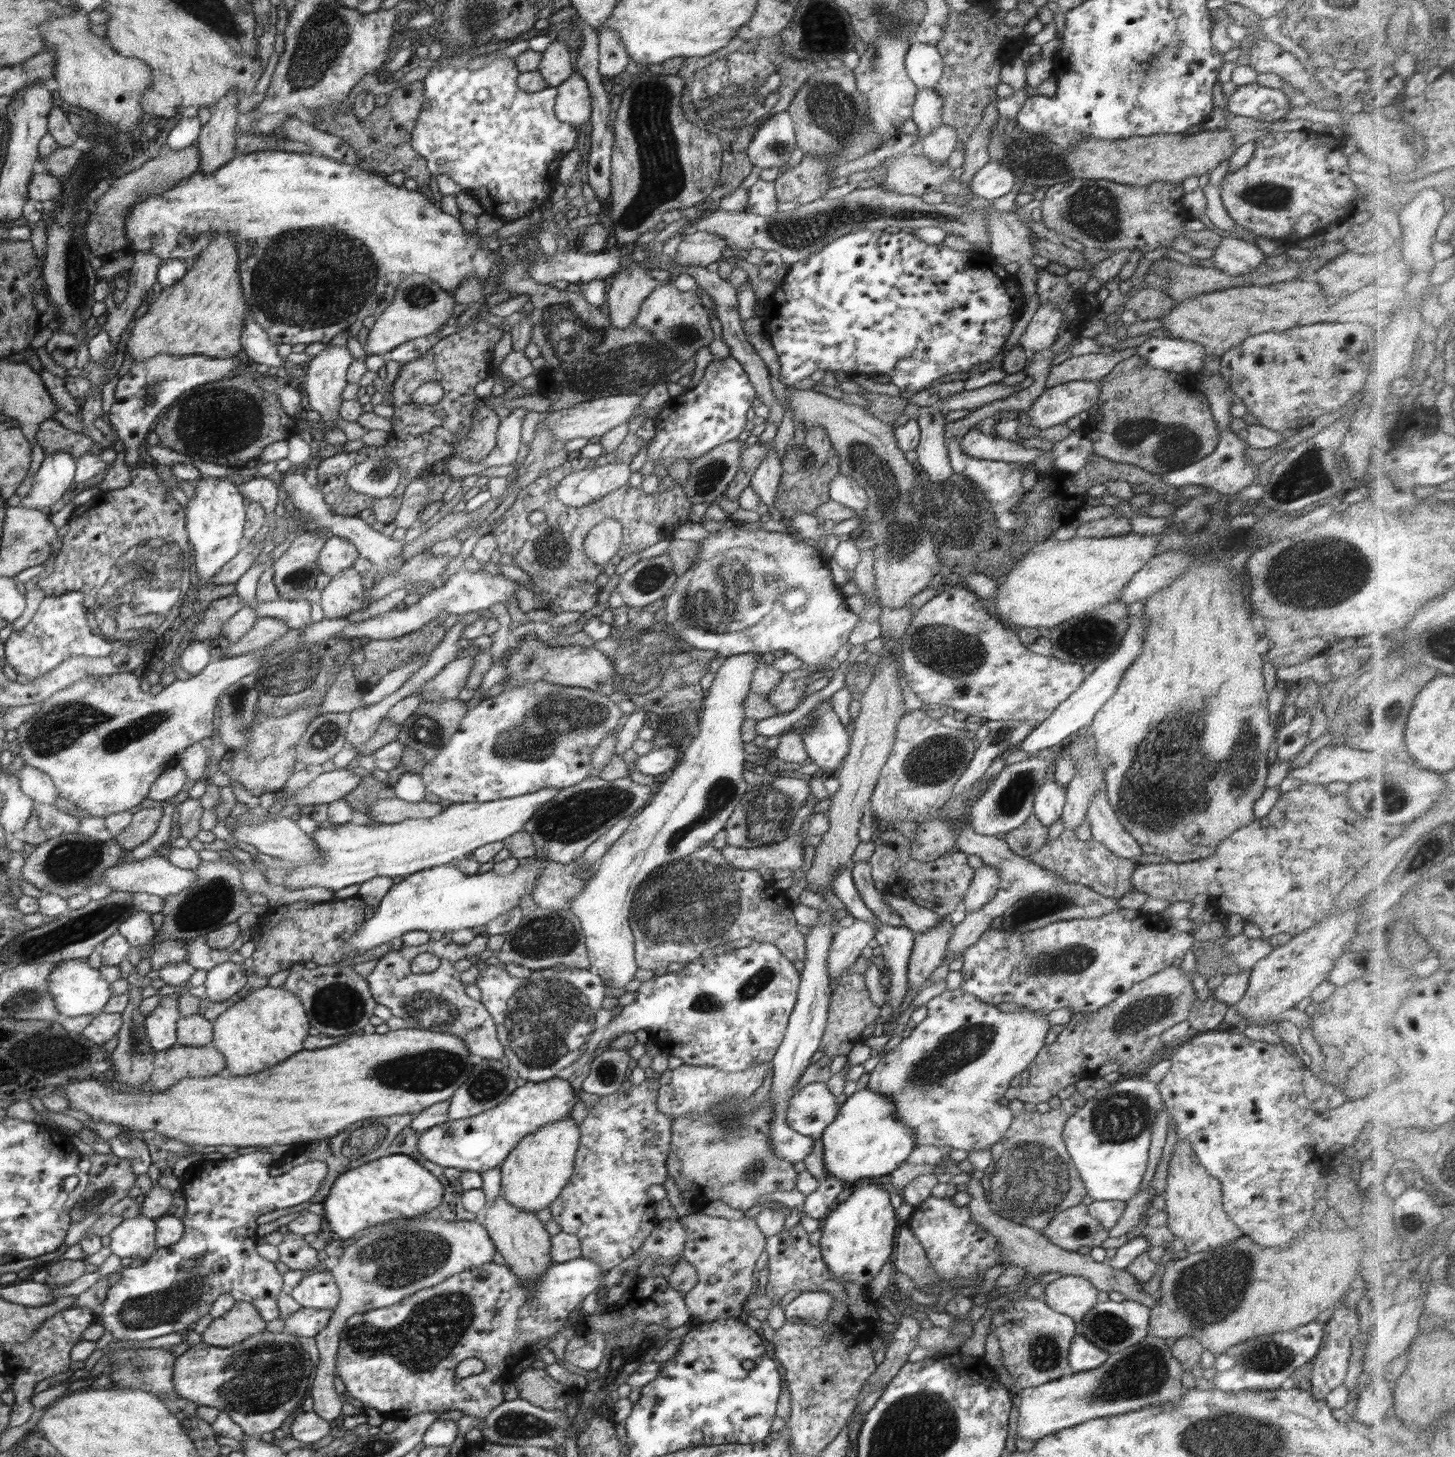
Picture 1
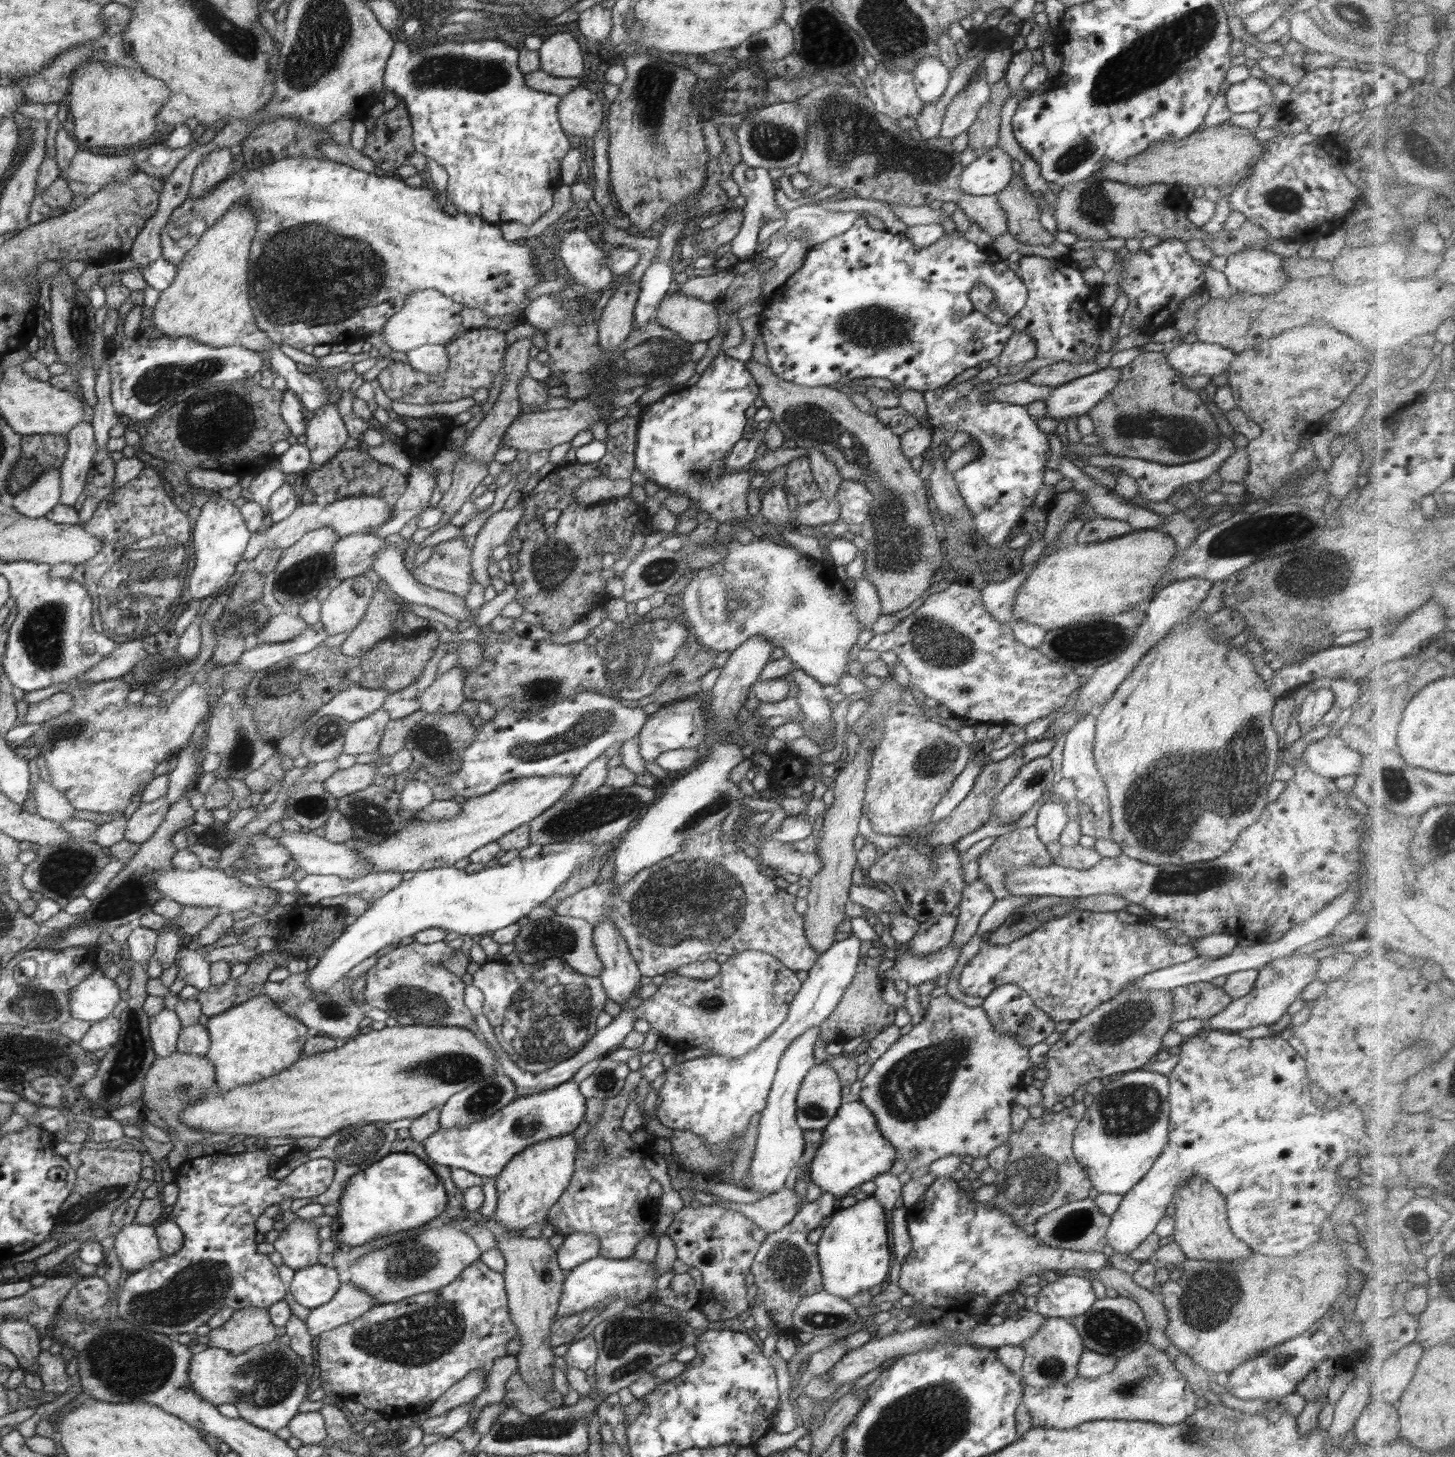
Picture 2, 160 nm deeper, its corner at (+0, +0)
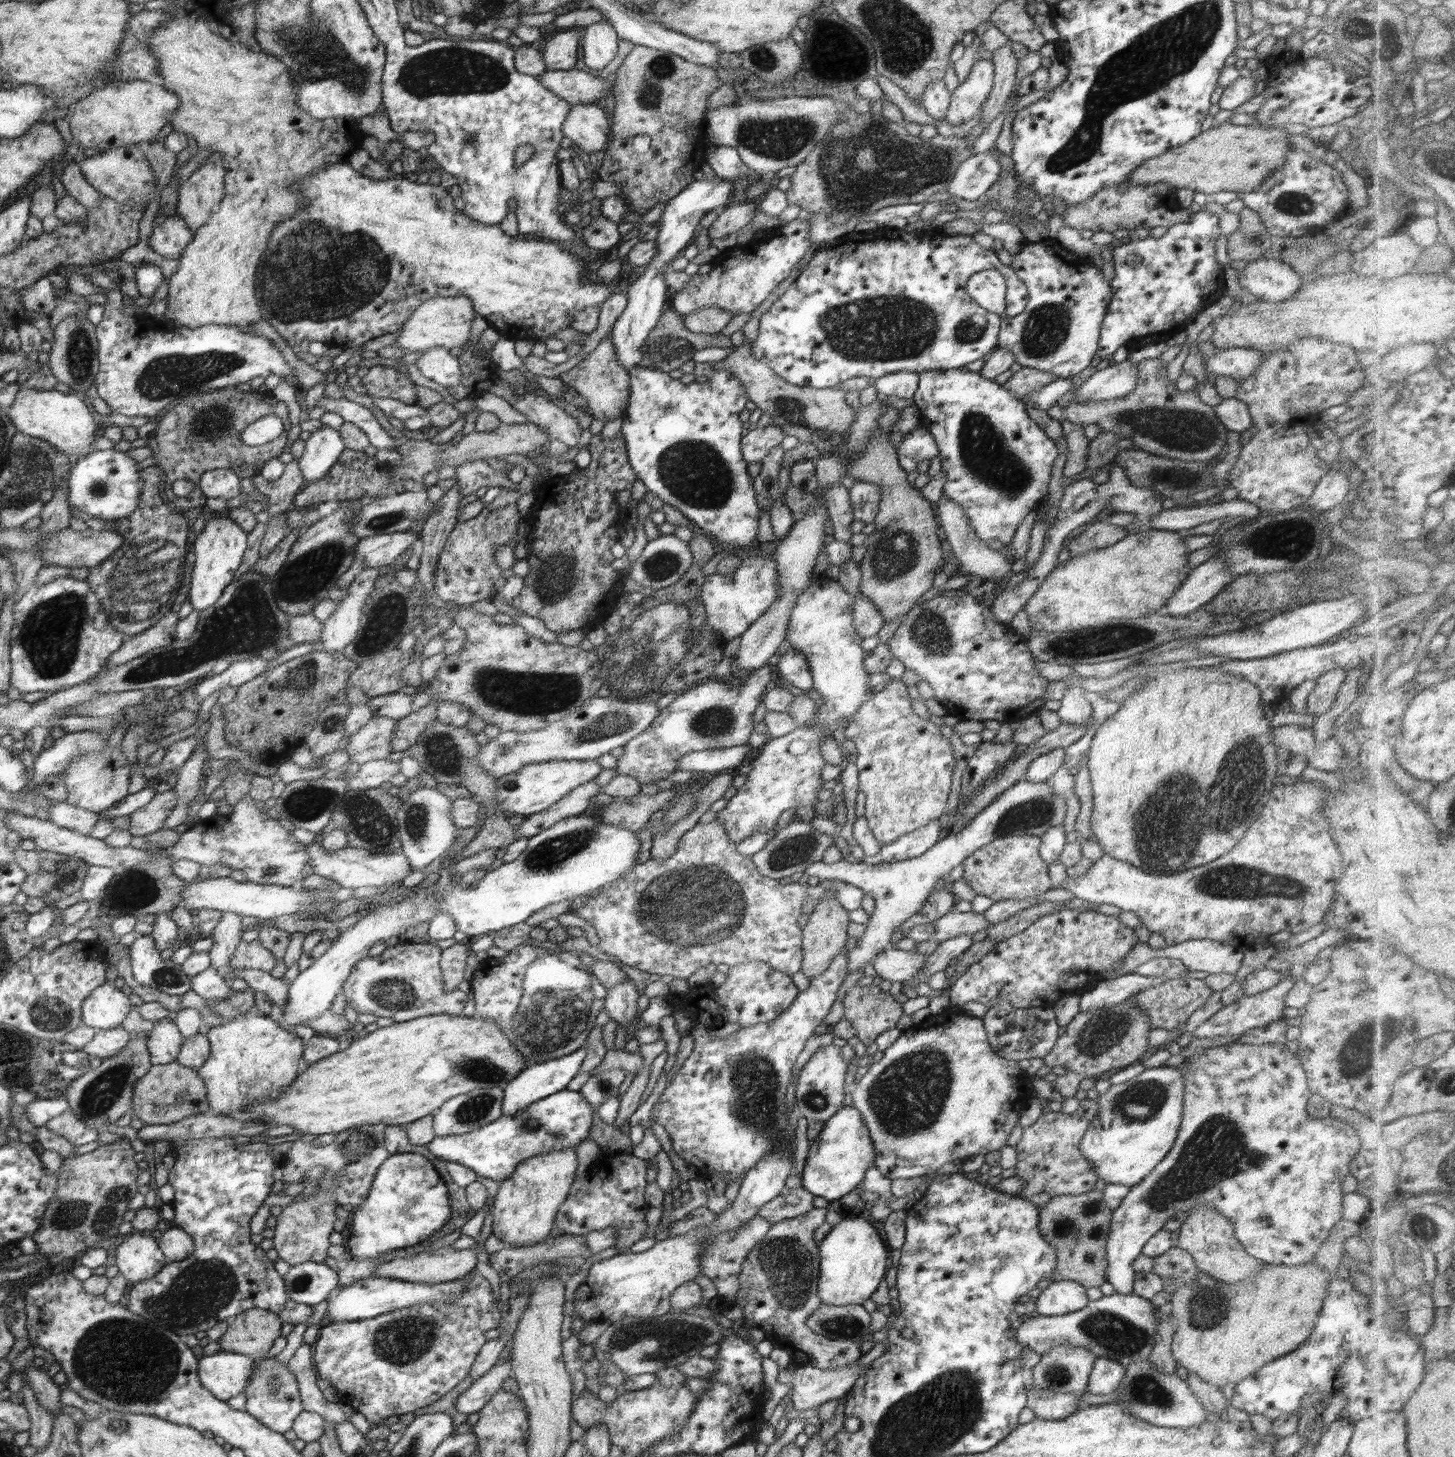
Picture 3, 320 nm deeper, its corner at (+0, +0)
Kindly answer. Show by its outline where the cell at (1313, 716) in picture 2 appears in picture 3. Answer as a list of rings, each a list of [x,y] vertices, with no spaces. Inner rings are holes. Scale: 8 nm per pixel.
[[[1342,669],[1329,670],[1326,674],[1319,676],[1315,680],[1314,689],[1307,696],[1307,712],[1317,717],[1330,710],[1337,700],[1342,683],[1350,677],[1348,672]]]

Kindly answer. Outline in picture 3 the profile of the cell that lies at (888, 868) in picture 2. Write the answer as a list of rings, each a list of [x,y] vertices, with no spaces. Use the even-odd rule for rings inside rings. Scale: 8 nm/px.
[[[933,890],[926,899],[925,905],[921,908],[921,912],[906,920],[901,926],[903,935],[906,936],[906,933],[914,926],[934,923],[938,918],[942,918],[942,916],[953,910],[953,906],[957,901],[958,898],[951,890]]]

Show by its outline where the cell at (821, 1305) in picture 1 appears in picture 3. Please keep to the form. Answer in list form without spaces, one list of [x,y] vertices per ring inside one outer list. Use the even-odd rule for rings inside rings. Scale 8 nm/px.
[[[822,1303],[807,1320],[807,1325],[826,1338],[863,1342],[871,1338],[871,1313],[861,1304],[832,1306]]]

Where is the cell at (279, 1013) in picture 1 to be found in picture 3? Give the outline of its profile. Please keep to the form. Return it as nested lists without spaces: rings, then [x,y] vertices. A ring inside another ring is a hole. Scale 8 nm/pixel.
[[[256,1008],[232,1021],[224,1020],[222,1025],[211,1028],[206,1036],[211,1053],[197,1071],[209,1090],[213,1114],[245,1119],[245,1108],[249,1104],[278,1097],[298,1076],[296,1070],[302,1050],[305,1050],[304,1041]]]

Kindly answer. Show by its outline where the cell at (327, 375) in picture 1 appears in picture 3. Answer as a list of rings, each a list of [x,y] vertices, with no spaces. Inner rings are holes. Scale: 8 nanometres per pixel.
[[[322,425],[305,440],[305,449],[299,460],[299,468],[306,484],[324,478],[340,458],[346,445],[335,429]]]

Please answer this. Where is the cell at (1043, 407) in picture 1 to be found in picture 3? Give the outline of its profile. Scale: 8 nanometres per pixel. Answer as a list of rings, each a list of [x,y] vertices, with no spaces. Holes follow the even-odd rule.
[[[1127,358],[1092,374],[1076,389],[1076,400],[1072,401],[1079,403],[1124,398],[1135,389],[1138,377],[1136,363]]]

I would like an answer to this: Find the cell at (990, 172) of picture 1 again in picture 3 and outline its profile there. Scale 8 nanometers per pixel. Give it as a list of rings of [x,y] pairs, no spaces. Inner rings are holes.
[[[993,152],[976,153],[956,169],[947,191],[956,198],[977,200],[998,180],[1000,162]]]

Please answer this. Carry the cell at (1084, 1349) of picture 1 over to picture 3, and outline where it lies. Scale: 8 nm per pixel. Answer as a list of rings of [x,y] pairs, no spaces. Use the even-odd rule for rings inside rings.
[[[1097,1357],[1090,1373],[1087,1391],[1092,1394],[1112,1394],[1121,1385],[1125,1374],[1123,1364],[1110,1358]]]

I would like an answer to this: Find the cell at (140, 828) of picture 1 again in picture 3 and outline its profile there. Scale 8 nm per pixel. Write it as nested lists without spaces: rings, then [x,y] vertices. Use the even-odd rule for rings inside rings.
[[[174,789],[156,793],[154,798],[144,808],[129,816],[128,832],[133,837],[146,836],[163,828],[165,820],[177,805],[177,794]]]

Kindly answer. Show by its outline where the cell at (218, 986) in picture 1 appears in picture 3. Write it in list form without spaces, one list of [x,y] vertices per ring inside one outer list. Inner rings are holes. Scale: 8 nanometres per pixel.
[[[221,913],[221,920],[217,922],[211,935],[214,941],[212,949],[208,952],[211,967],[222,972],[231,964],[243,931],[242,917],[239,914]]]

